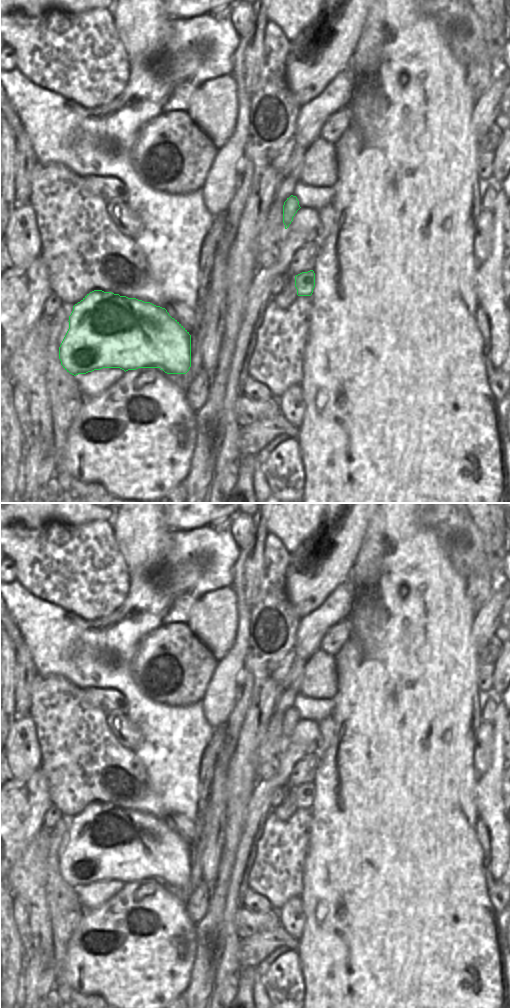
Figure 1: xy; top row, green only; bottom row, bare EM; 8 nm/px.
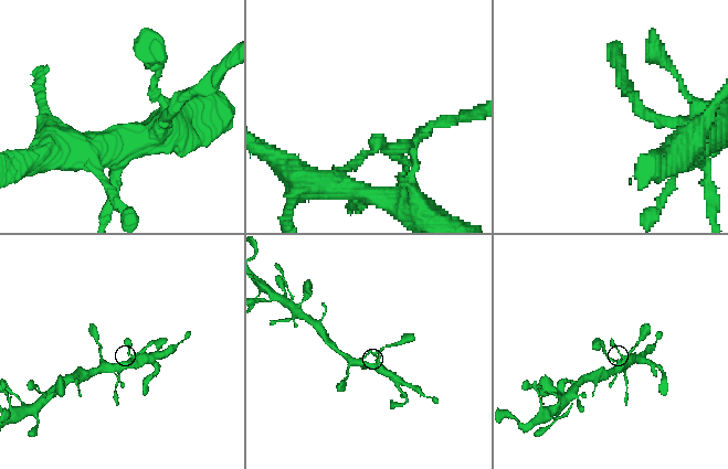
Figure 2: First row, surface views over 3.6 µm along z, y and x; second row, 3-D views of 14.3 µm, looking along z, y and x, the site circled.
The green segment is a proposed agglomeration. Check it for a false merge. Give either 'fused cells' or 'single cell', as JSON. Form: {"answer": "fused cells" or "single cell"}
{"answer": "single cell"}

